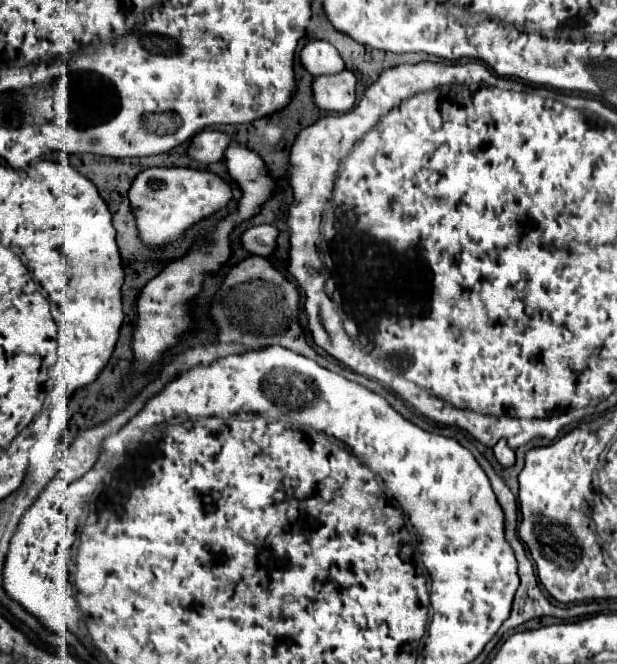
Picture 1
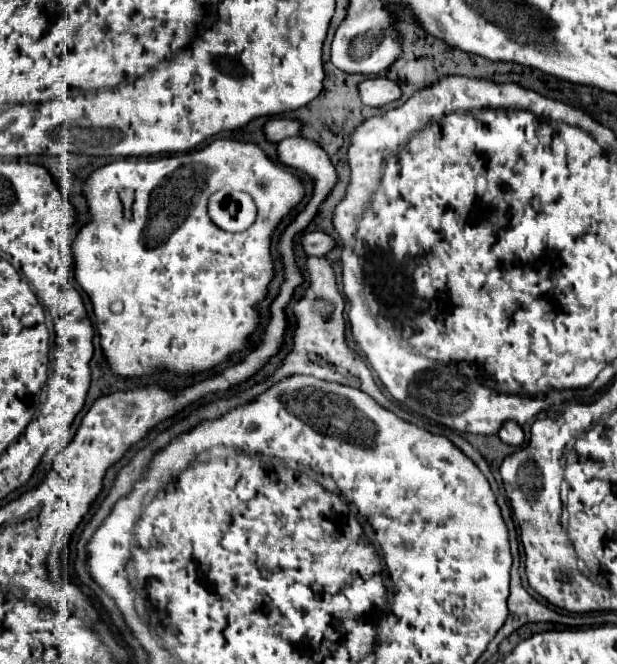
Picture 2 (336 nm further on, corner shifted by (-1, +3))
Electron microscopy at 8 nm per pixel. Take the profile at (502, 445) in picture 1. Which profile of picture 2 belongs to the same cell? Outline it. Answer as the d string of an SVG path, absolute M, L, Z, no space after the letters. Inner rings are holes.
M508 422L506 426L502 426L502 430L498 430L498 436L510 446L522 446L524 442L524 432L516 422Z

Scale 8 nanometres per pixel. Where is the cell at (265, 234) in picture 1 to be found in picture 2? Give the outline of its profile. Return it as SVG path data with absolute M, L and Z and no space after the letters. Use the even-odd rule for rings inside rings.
M310 232L302 236L302 246L308 256L326 256L336 248L336 242L324 232Z

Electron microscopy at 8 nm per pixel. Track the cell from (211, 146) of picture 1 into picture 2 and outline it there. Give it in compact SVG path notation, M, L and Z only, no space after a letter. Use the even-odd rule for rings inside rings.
M274 118L274 120L266 122L266 126L264 126L264 134L270 142L280 142L284 138L298 136L300 130L302 130L302 122L292 120L292 118Z

